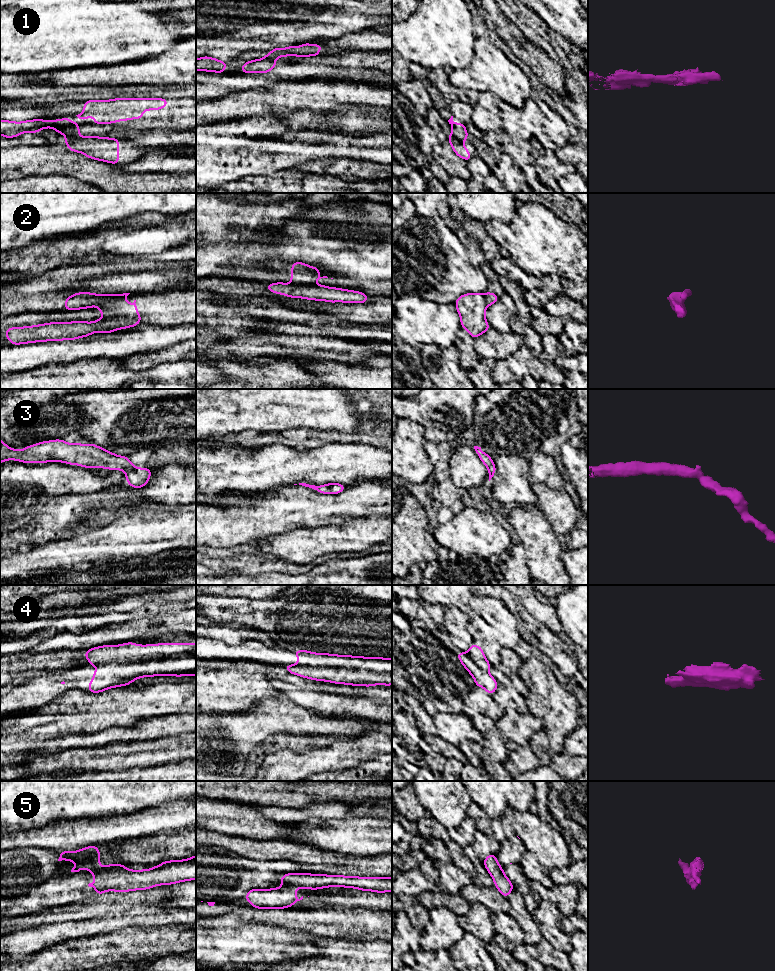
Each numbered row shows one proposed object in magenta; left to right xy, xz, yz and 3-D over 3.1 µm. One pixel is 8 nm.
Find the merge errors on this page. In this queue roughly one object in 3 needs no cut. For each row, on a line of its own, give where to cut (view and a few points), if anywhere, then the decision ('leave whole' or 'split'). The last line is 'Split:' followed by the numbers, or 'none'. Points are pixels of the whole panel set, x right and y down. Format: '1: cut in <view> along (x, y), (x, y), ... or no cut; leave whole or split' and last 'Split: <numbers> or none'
1: cut in xy along (78, 134), (66, 136); split
2: cut in xy along (125, 296), (108, 296), (98, 305); split
3: no cut; leave whole
4: no cut; leave whole
5: cut in xz along (297, 886), (283, 887); split
Split: 1, 2, 5

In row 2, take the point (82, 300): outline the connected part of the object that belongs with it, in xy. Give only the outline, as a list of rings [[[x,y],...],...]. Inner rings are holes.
[[[79,292],[68,296],[65,299],[65,309],[64,310],[78,310],[78,309],[86,309],[92,308],[94,306],[99,306],[101,302],[103,302],[108,297],[127,297],[130,293],[123,294],[93,294],[89,292]]]

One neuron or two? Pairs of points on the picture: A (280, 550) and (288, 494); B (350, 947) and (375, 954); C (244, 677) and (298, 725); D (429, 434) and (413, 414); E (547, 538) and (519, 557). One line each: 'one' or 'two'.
A: two
B: one
C: two
D: one
E: two

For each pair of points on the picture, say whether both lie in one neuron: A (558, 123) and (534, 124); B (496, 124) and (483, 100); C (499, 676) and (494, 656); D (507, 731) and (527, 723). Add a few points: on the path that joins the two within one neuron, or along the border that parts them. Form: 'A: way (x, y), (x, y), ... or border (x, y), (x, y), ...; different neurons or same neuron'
A: way (552, 129), (540, 130); same neuron
B: way (490, 118), (486, 114), (486, 106); same neuron
C: border (491, 664), (499, 669); different neurons
D: way (512, 728), (520, 728), (522, 726); same neuron

